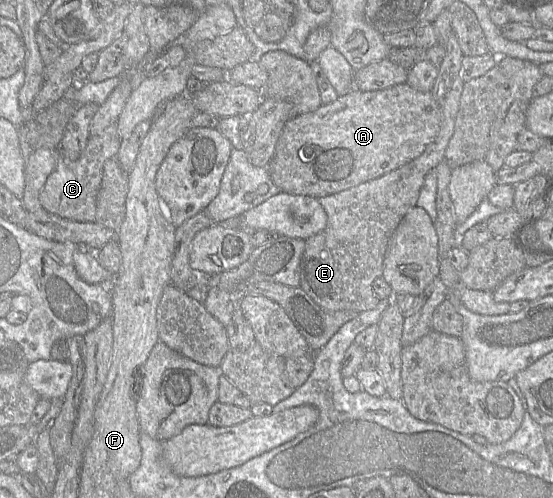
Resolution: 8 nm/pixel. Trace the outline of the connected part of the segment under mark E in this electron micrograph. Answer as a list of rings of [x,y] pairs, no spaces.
[[[453,32],[445,49],[445,57],[431,89],[431,95],[442,113],[435,139],[418,157],[403,166],[355,187],[318,198],[327,214],[327,225],[318,234],[305,239],[299,287],[325,310],[363,312],[380,303],[373,293],[372,283],[382,276],[389,240],[406,212],[416,206],[427,173],[445,159],[445,151],[454,132],[465,83],[460,76],[464,55]]]

